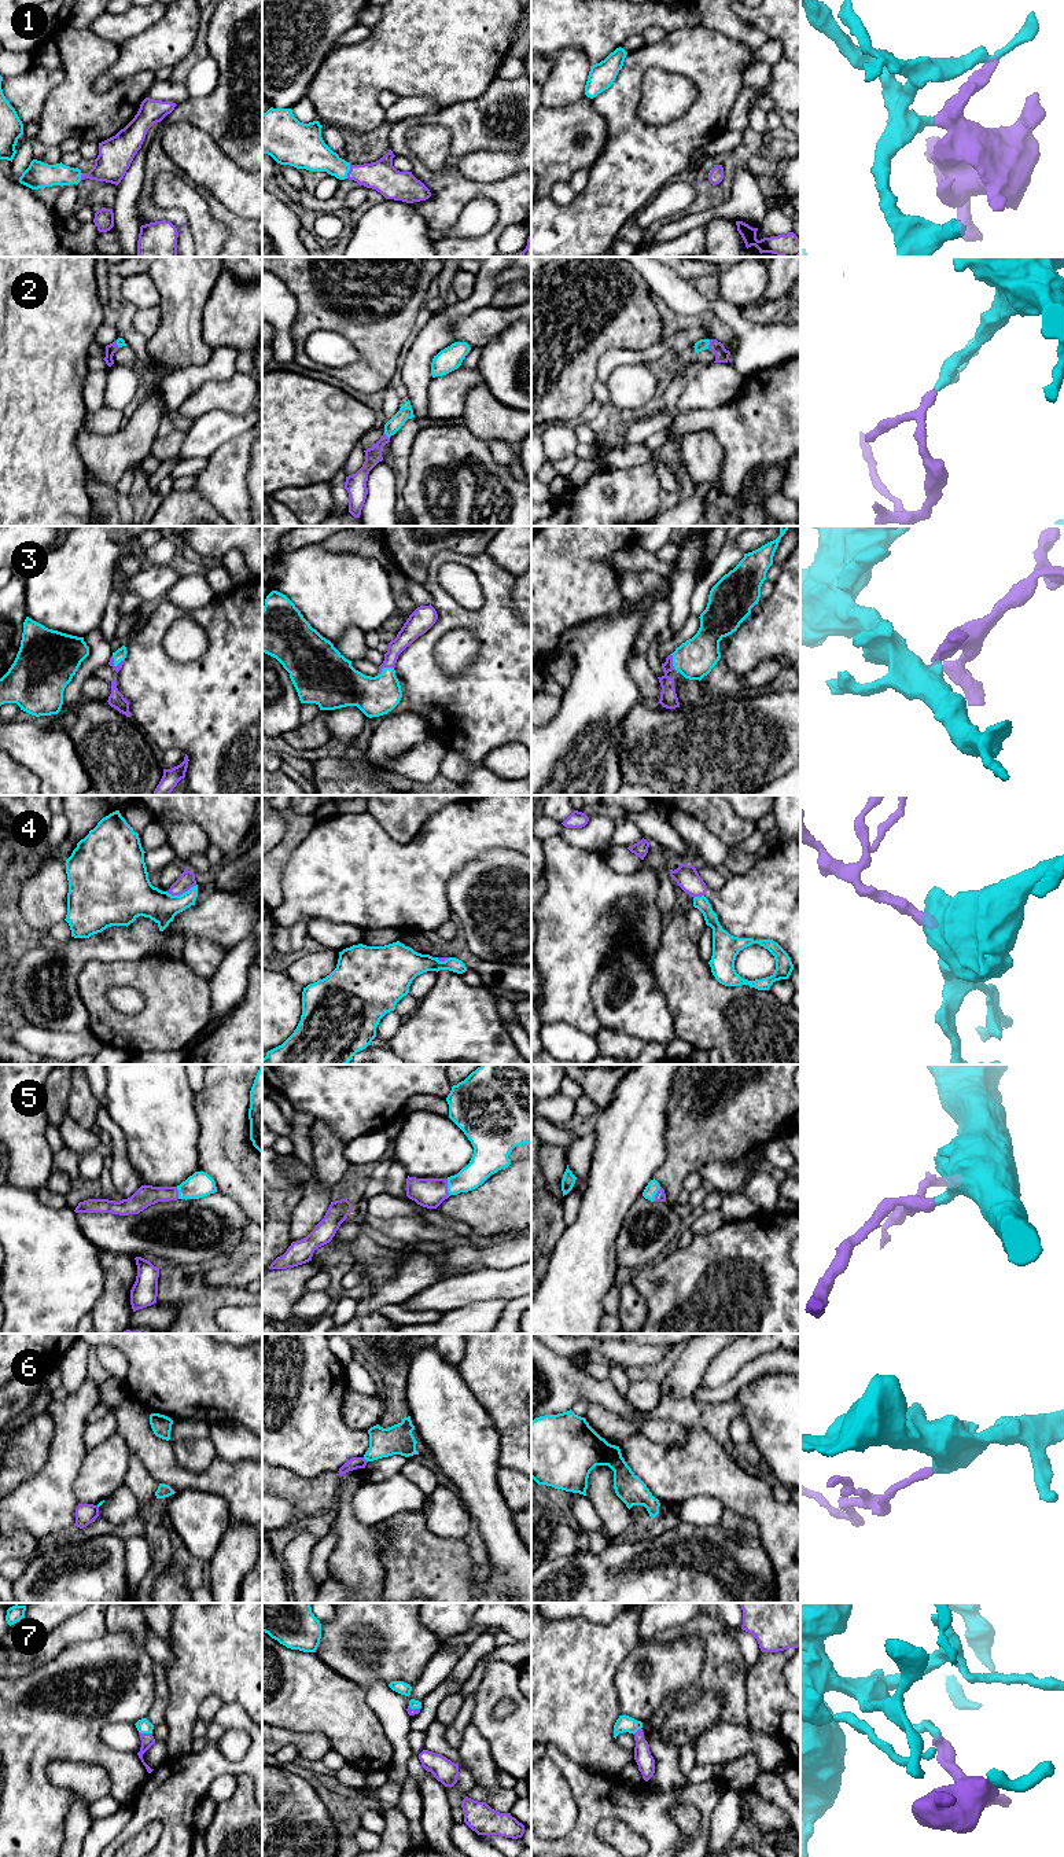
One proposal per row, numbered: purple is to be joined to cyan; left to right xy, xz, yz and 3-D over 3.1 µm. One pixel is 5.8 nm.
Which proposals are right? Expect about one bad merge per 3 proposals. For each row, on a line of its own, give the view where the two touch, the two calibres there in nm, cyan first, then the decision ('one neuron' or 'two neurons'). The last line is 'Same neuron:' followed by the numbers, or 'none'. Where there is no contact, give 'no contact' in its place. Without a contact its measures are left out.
1: contact in xz; calibres 200 and 180 nm; one neuron
2: contact in yz; calibres 70 and 80 nm; one neuron
3: contact in xz; calibres 220 and 110 nm; one neuron
4: contact in xy; calibres 200 and 90 nm; two neurons
5: contact in xz; calibres 160 and 180 nm; one neuron
6: contact in xz; calibres 180 and 70 nm; two neurons
7: contact in xy; calibres 90 and 80 nm; one neuron
Same neuron: 1, 2, 3, 5, 7

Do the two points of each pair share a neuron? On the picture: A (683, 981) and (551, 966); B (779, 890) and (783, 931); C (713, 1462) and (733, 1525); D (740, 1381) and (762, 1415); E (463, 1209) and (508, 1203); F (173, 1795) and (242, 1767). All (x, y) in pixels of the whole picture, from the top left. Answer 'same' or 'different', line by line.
A: different
B: same
C: different
D: different
E: same
F: same

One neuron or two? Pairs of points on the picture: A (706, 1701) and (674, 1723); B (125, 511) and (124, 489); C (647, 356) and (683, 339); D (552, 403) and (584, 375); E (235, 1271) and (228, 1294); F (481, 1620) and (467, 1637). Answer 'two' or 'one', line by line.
A: one
B: two
C: one
D: one
E: two
F: two

